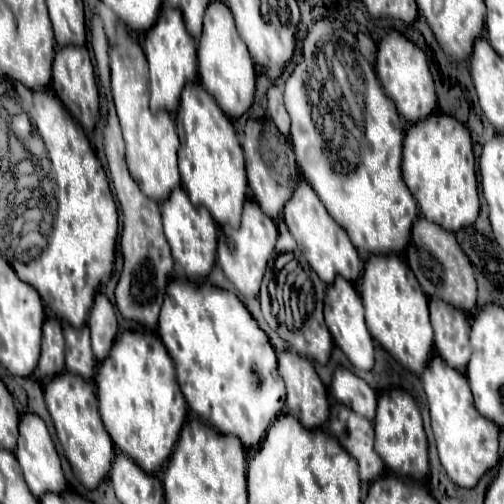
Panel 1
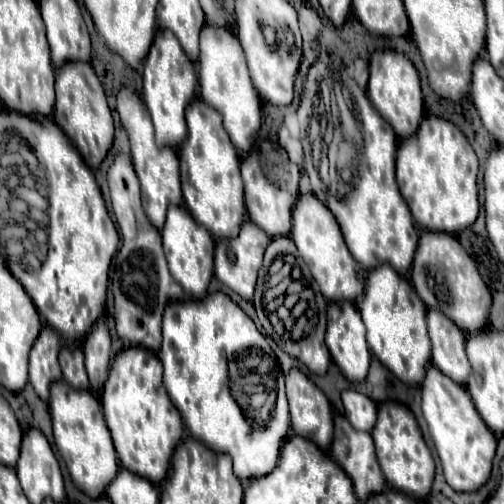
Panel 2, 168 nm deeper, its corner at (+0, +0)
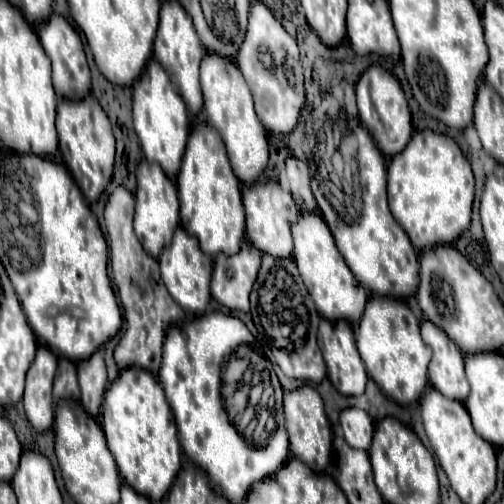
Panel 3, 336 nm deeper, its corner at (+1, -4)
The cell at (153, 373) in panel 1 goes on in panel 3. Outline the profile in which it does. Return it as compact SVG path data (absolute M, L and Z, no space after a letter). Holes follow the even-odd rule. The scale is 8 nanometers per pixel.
M126 369L126 373L118 375L104 393L102 431L124 483L138 495L160 501L180 471L182 449L178 445L174 417L170 417L170 405L166 405L162 387L152 373L146 373L146 369Z

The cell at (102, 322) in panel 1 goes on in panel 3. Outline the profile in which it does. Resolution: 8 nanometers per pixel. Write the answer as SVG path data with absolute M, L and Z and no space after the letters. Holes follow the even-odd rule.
M100 353L78 363L78 385L80 385L80 403L88 415L94 419L100 415L102 397L106 391L106 365Z

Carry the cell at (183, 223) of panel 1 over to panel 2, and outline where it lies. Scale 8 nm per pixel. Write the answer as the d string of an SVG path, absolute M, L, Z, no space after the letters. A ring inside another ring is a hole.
M169 205L167 219L165 219L165 225L161 229L161 235L163 235L163 249L165 249L165 257L167 257L171 275L189 295L193 295L195 299L201 299L207 291L211 277L213 277L215 241L213 241L211 233L207 233L207 229L197 225L185 207Z

